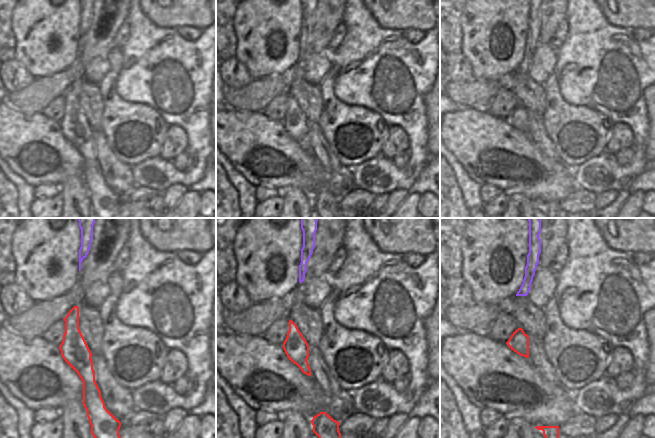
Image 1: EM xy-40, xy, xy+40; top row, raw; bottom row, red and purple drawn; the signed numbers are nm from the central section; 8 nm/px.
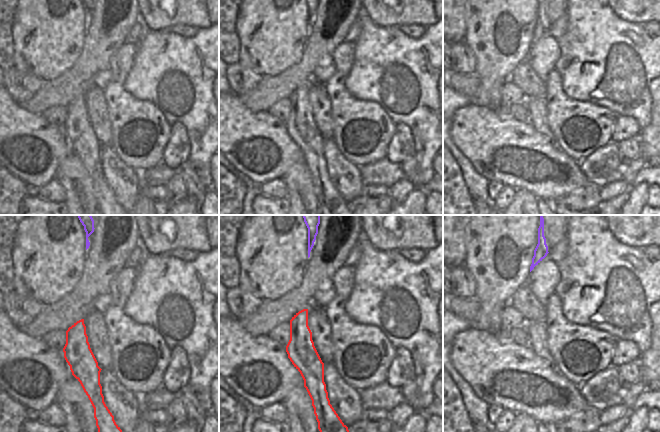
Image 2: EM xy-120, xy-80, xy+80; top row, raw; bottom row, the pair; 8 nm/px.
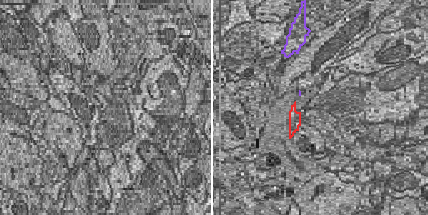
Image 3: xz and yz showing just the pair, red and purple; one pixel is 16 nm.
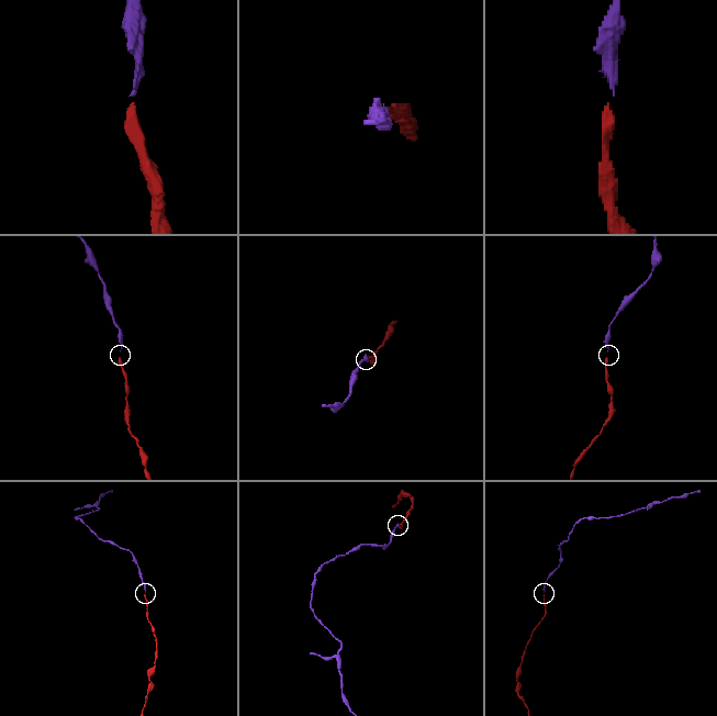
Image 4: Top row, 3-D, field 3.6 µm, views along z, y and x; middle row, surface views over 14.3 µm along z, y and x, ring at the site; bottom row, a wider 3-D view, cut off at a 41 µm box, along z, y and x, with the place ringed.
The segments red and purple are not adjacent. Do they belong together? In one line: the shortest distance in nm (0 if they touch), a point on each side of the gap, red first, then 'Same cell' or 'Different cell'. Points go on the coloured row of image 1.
Distance 260 nm. Across: xy+40 (518, 328), (518, 295). Same cell

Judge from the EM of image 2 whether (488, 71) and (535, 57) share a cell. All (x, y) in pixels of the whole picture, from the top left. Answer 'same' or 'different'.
different

